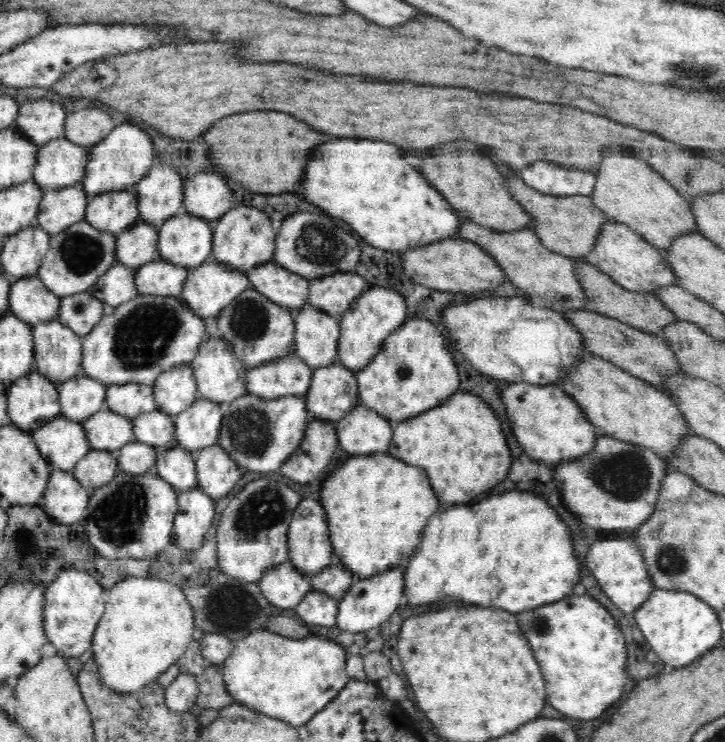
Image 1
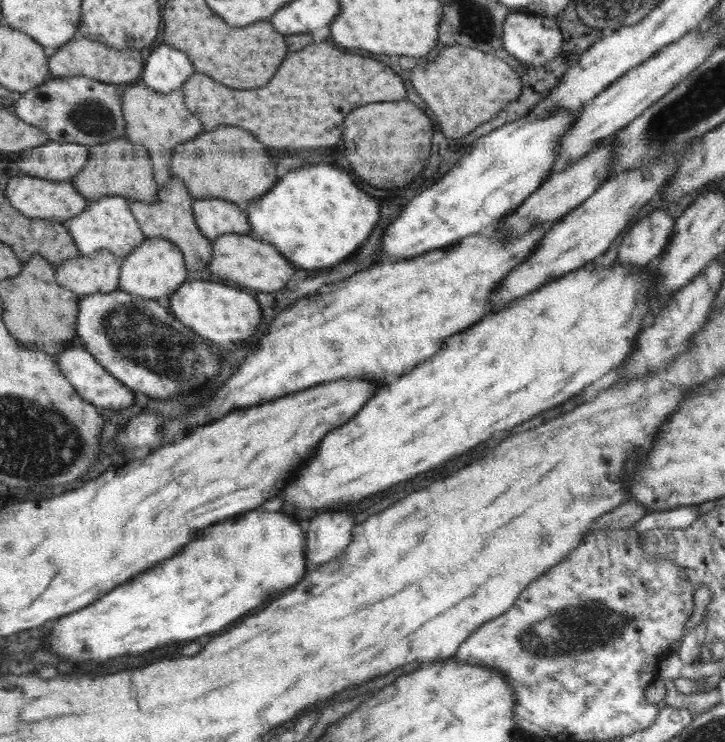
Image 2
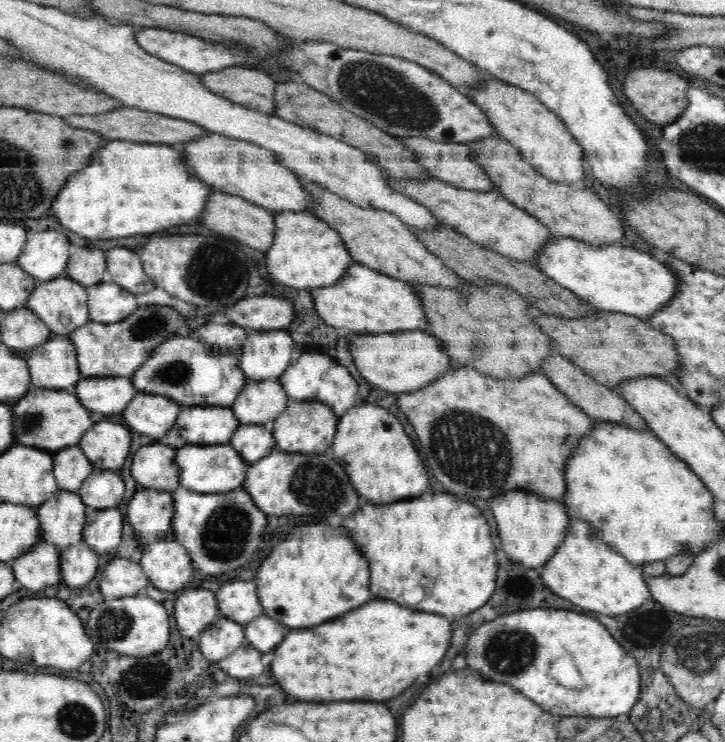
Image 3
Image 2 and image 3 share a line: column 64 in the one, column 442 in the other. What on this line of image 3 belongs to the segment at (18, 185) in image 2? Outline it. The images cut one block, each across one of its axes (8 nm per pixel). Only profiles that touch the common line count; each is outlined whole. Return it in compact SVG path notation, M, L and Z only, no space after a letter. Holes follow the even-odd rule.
M391 177L387 178L387 182L389 182L389 186L391 186L393 190L408 195L409 198L415 202L428 208L441 224L454 228L459 234L466 236L474 243L483 245L504 256L515 258L520 262L534 265L538 254L540 254L540 250L543 250L543 247L553 238L552 232L550 232L550 229L548 229L546 225L543 225L535 216L528 214L525 210L512 205L505 196L498 191L468 191L455 188L453 185L444 183L439 179L433 179L432 177L424 183L422 183L422 181L400 181Z

